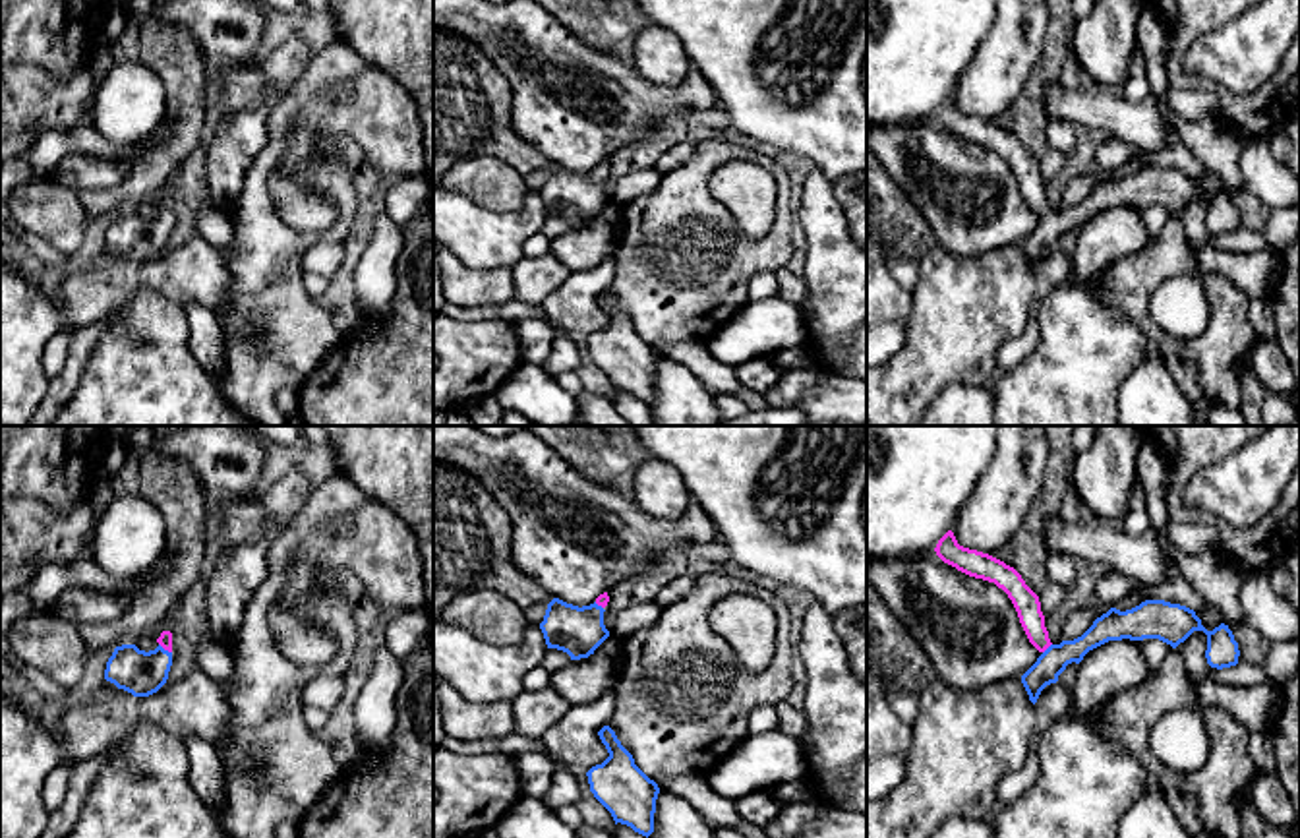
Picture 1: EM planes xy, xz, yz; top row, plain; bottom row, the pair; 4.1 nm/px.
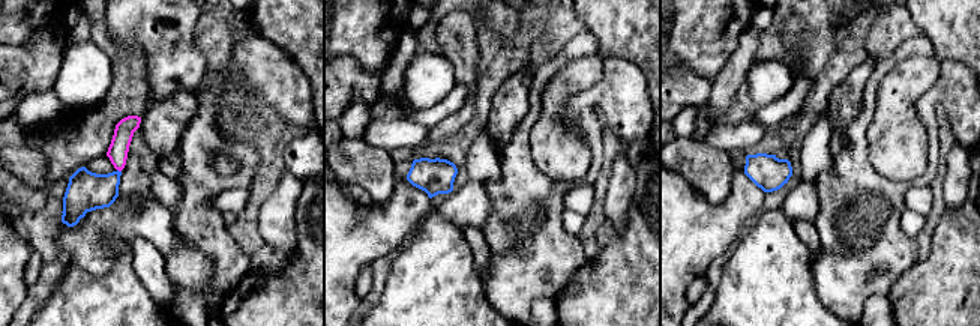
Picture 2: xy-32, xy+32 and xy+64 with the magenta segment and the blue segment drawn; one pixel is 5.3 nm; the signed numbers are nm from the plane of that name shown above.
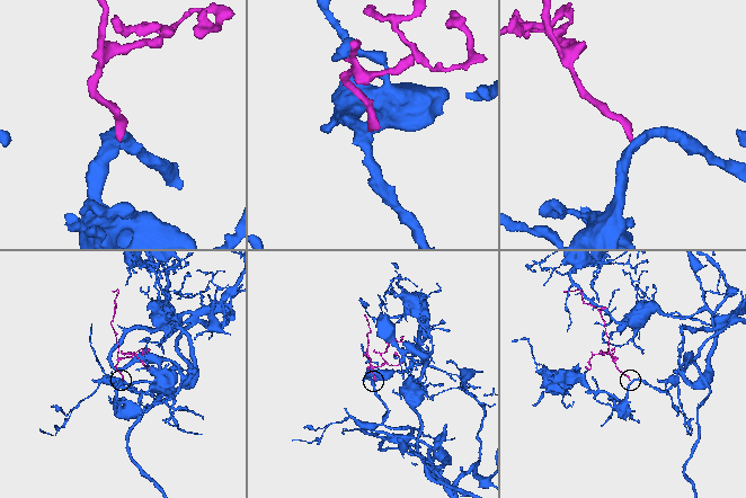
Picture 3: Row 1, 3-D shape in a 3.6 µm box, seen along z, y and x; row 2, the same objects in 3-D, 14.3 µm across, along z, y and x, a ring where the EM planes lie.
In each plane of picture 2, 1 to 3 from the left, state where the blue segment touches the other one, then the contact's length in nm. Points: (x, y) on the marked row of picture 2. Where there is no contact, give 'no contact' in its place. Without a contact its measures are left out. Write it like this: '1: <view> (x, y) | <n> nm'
1: xy-32 (119, 170) | 30 nm
2: no contact
3: no contact

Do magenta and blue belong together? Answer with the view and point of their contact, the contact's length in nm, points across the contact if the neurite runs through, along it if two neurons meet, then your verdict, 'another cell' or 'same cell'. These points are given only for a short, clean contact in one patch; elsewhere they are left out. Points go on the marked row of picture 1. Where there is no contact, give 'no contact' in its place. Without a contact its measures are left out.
contact xy (165, 649); length 70 nm; way xy (165, 639), (165, 649), (138, 672); same cell

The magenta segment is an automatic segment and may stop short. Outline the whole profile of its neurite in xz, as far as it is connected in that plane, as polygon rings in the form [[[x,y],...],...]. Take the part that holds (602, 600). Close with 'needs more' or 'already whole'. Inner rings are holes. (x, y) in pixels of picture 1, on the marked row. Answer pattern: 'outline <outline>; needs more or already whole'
outline [[[607,592],[600,594],[590,606],[573,606],[559,598],[547,604],[540,629],[547,648],[563,650],[571,660],[588,658],[609,637],[604,625]]]; needs more

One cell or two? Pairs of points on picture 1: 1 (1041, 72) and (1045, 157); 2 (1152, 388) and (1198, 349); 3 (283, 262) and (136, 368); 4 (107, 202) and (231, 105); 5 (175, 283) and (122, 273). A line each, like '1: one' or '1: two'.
1: one
2: two
3: two
4: two
5: one

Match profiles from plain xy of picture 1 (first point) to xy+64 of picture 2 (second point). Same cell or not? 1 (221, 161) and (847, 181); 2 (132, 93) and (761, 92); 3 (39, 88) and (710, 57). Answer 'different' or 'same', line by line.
1: different
2: same
3: different

